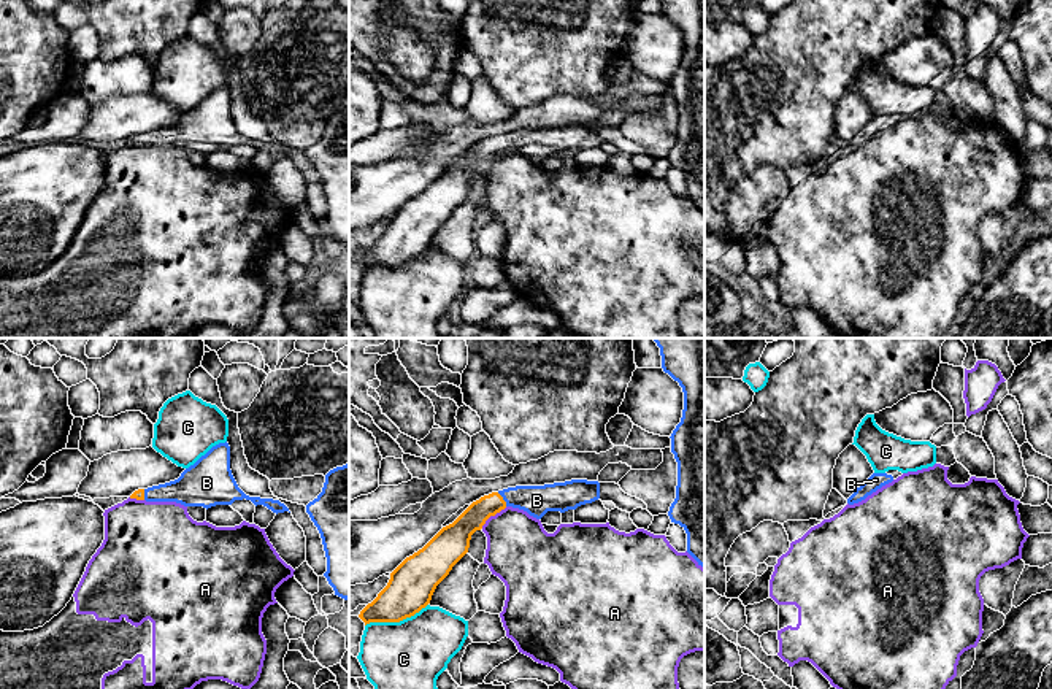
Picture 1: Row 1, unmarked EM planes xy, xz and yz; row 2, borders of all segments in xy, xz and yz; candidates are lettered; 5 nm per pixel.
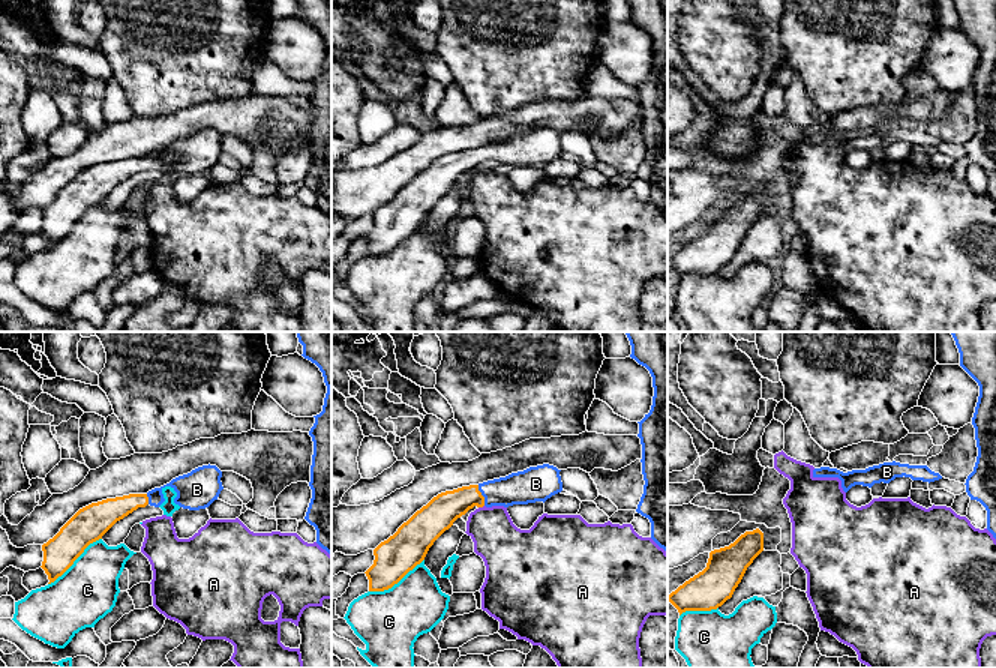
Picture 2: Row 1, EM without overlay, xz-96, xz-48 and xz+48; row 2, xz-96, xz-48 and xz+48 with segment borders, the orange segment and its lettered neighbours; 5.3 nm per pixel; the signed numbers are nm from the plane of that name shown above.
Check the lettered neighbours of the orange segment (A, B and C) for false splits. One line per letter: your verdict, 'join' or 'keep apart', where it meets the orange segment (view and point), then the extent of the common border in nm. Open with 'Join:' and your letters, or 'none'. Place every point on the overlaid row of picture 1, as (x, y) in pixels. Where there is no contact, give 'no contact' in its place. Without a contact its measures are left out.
Join: B
A: keep apart; contact xz (492, 515); length 170 nm
B: join; contact xz (502, 499); length 90 nm
C: keep apart; contact xz (395, 621); length 340 nm

